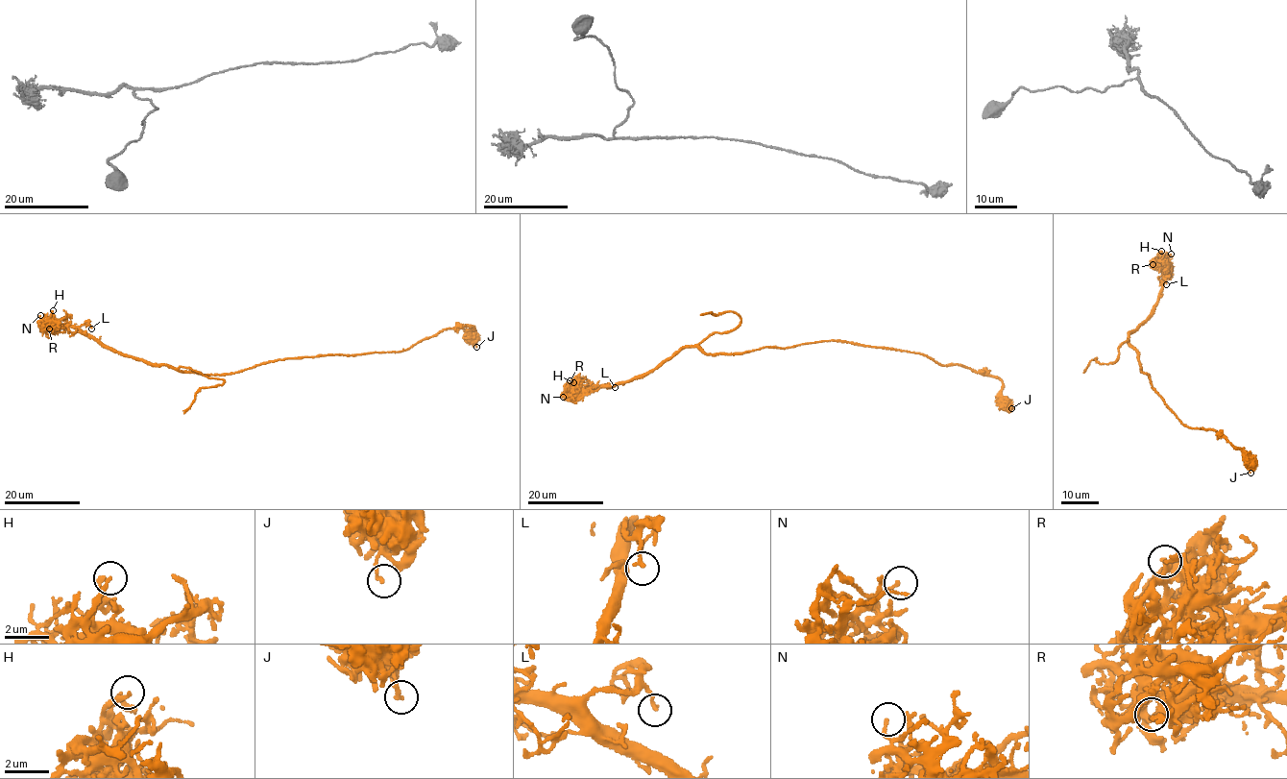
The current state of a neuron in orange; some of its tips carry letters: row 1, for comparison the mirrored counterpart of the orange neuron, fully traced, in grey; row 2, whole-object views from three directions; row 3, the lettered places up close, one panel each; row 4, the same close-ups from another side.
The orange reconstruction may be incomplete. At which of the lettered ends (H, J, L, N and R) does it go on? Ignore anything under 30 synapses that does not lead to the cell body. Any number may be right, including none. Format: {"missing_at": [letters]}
{"missing_at": []}

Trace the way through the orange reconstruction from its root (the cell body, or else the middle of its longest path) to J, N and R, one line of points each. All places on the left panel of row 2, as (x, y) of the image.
J: (272, 361), (397, 352), (444, 330), (467, 325), (473, 327), (472, 335), (476, 347)
N: (272, 361), (230, 373), (182, 373), (164, 364), (144, 362), (113, 351), (70, 327), (48, 326), (40, 315)
R: (272, 361), (230, 373), (182, 373), (164, 364), (144, 362), (113, 351), (70, 327), (58, 325), (49, 328)

